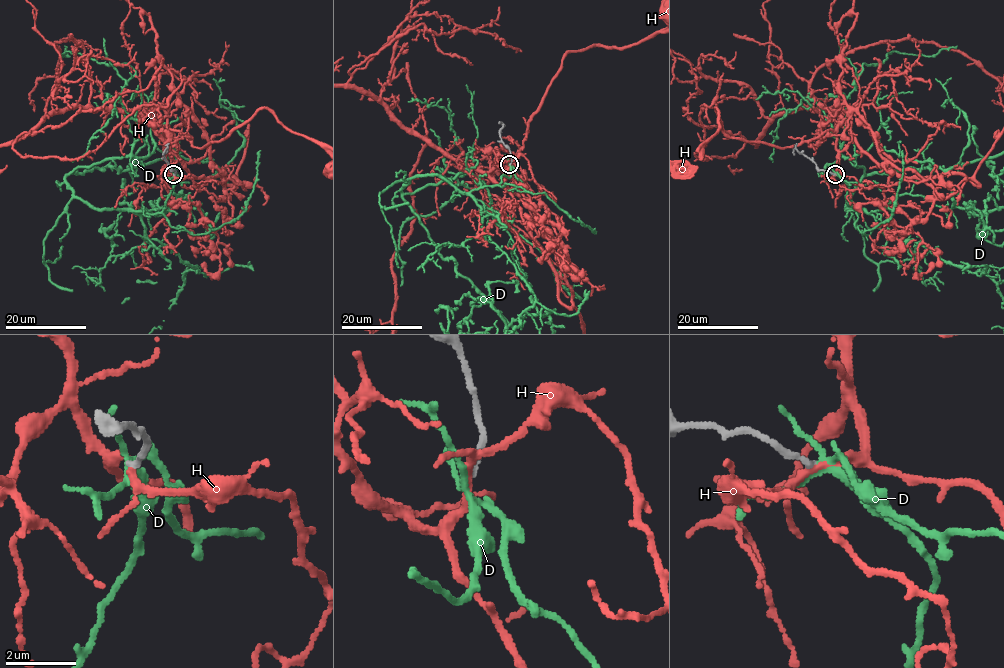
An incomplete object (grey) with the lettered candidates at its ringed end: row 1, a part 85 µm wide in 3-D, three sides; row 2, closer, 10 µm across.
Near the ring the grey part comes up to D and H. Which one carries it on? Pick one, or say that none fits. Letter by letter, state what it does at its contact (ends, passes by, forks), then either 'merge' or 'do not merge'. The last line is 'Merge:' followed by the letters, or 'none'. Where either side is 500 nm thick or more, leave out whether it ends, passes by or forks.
D: it forks | merge
H: it forks | do not merge
Merge: D

